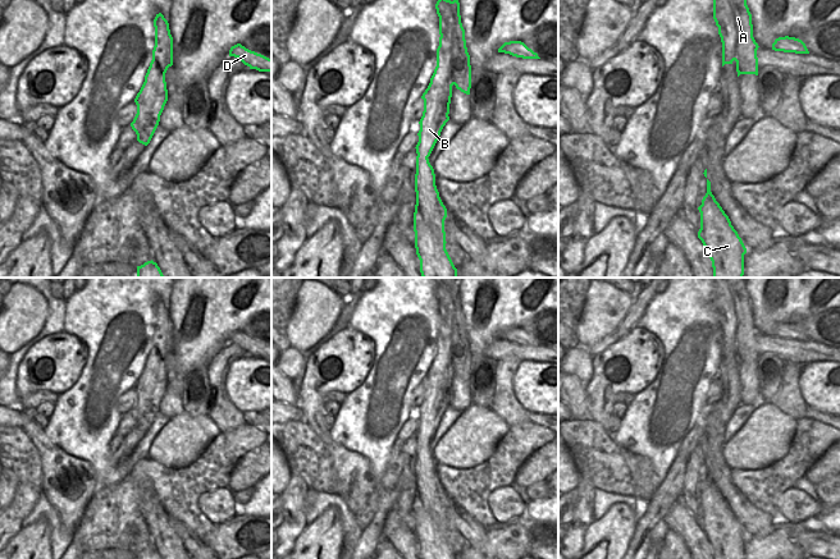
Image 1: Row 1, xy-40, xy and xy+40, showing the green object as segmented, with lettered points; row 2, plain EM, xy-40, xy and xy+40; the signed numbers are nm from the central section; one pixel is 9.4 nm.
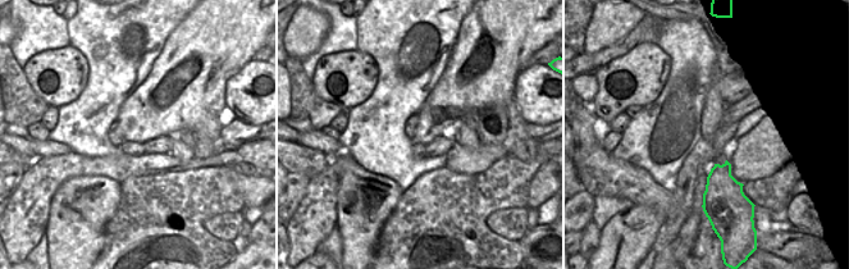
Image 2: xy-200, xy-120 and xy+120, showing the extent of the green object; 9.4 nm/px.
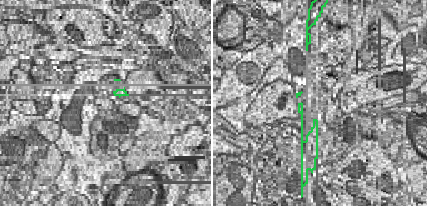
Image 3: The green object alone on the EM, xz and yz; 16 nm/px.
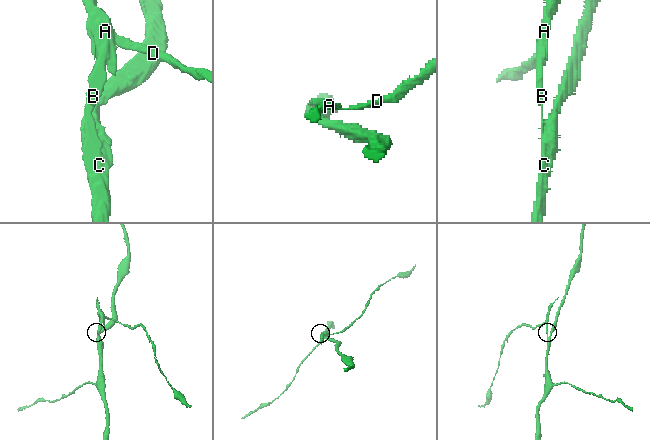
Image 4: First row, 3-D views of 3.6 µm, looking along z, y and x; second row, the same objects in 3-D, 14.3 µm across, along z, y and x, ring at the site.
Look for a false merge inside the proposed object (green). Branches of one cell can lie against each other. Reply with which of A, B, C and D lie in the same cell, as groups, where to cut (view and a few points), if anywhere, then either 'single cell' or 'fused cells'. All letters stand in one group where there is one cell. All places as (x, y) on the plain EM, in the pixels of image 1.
groups A B D / C; cut xy (418, 440), (427, 445); fused cells

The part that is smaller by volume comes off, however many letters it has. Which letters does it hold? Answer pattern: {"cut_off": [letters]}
{"cut_off": ["A", "B", "D"]}

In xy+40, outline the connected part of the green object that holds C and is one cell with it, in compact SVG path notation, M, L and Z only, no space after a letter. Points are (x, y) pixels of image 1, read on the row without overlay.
M708 466L707 480L698 496L700 499L698 524L712 547L713 559L744 559L747 535L712 481Z

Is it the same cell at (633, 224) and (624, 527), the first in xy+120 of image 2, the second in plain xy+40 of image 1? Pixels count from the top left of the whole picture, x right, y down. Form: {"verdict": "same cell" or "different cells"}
{"verdict": "same cell"}

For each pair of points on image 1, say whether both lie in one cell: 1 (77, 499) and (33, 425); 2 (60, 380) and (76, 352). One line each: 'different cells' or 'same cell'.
1: same cell
2: same cell

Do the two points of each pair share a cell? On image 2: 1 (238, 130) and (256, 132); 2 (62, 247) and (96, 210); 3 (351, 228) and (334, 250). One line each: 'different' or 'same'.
1: same
2: same
3: different

